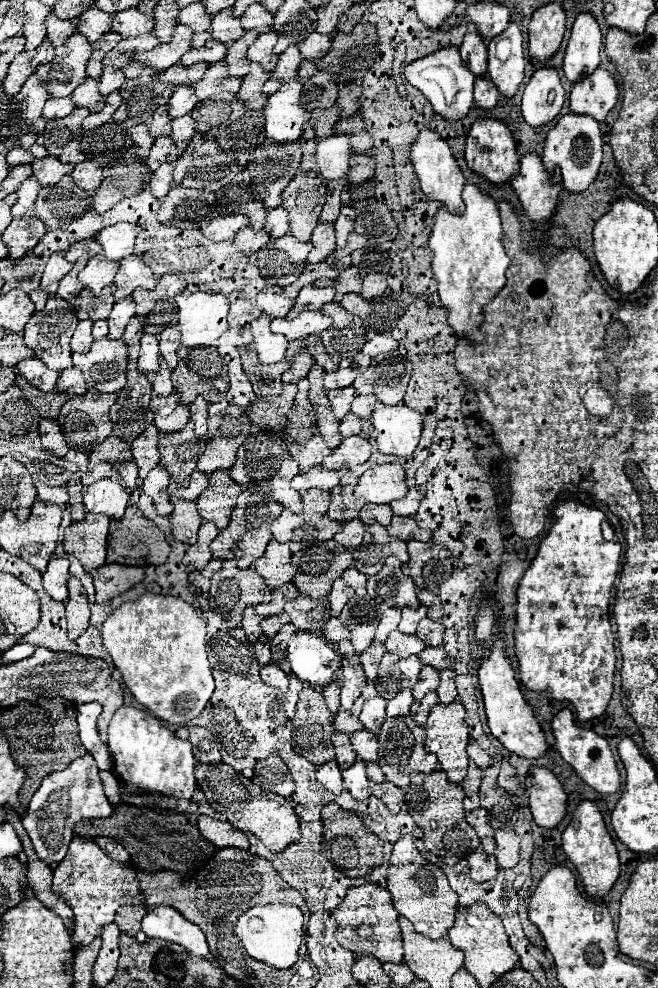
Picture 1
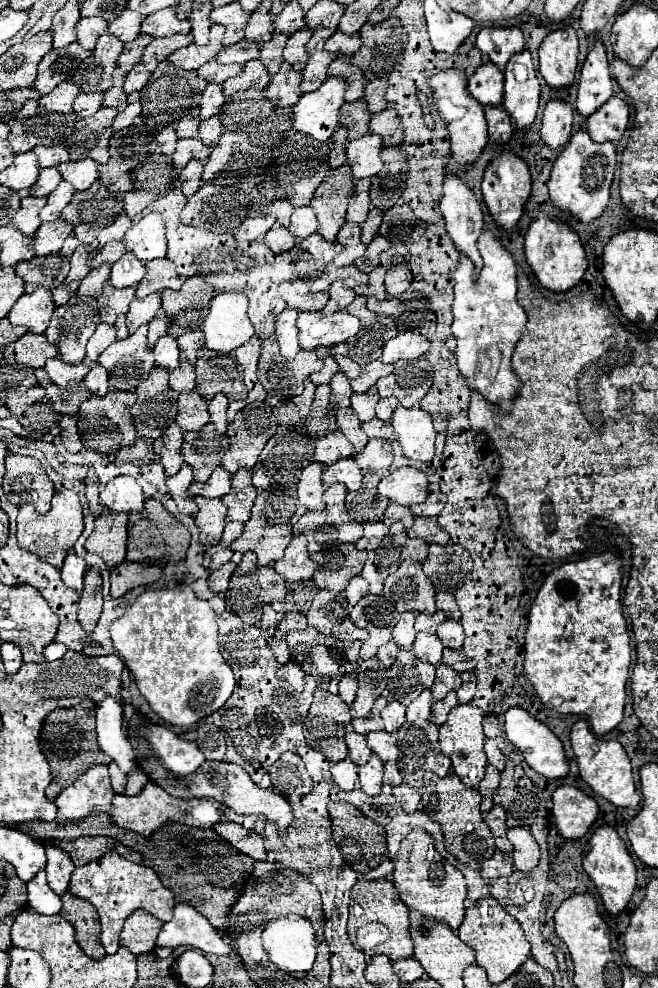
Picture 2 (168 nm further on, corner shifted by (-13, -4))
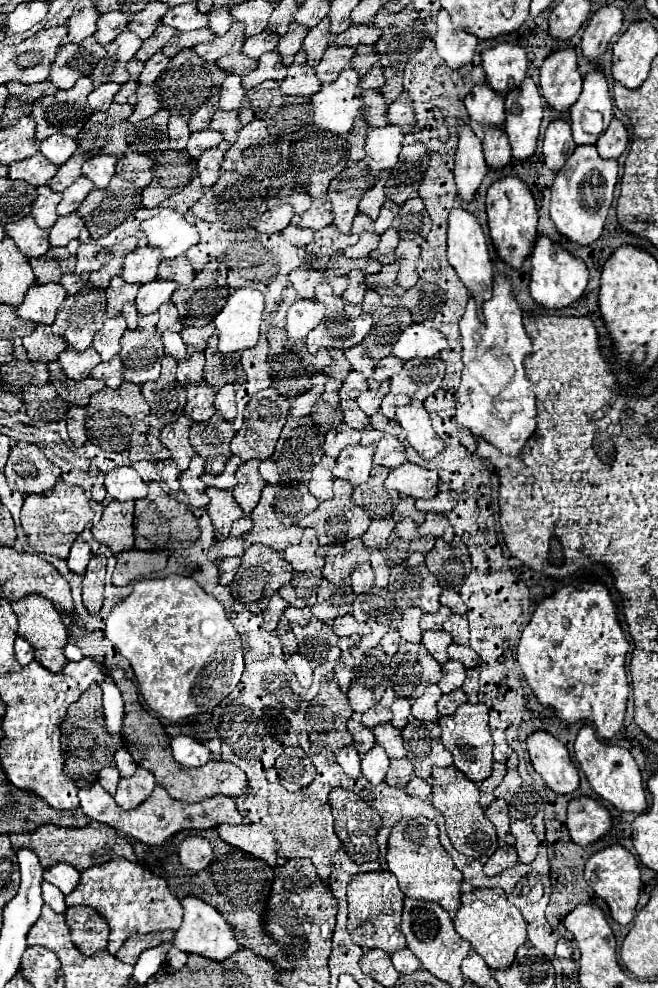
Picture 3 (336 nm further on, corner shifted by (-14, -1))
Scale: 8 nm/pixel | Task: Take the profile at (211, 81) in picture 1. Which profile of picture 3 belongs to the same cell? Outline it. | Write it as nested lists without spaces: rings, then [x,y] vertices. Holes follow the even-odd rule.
[[[276,51],[272,53],[264,53],[258,59],[258,67],[254,71],[250,71],[248,75],[242,77],[242,83],[246,89],[252,89],[256,85],[260,85],[266,79],[274,79],[274,81],[282,81],[286,77],[286,67],[282,65],[280,55],[276,55]]]

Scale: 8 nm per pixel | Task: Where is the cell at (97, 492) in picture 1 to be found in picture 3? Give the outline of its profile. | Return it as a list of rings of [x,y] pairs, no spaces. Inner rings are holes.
[[[116,467],[106,475],[106,493],[118,501],[144,499],[146,483],[132,467]]]

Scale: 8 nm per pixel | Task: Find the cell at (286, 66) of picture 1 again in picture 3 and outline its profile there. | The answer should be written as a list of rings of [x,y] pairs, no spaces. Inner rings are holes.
[[[336,45],[328,47],[328,51],[324,51],[324,57],[320,59],[320,63],[314,67],[316,77],[322,81],[322,85],[334,81],[338,77],[338,73],[344,67],[348,67],[348,61],[352,59],[354,53],[356,51],[350,47],[336,47]]]

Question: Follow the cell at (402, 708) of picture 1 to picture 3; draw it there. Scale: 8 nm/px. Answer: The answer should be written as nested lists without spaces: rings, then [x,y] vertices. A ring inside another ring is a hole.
[[[430,685],[422,697],[412,701],[412,715],[420,721],[436,721],[438,719],[438,711],[436,711],[436,703],[442,697],[438,685]]]

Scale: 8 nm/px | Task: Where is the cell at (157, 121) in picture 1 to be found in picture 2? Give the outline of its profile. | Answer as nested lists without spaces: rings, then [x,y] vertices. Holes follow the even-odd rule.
[[[199,108],[189,110],[189,112],[177,122],[177,136],[179,136],[179,138],[193,138],[193,136],[197,136],[197,134],[199,134],[199,122],[201,122]]]

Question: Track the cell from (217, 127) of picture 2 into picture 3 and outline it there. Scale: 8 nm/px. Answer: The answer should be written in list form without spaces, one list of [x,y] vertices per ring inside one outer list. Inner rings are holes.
[[[218,109],[212,117],[212,123],[210,123],[210,129],[212,131],[218,131],[222,135],[222,139],[226,139],[228,143],[234,143],[236,141],[236,131],[240,129],[240,121],[238,121],[238,111],[232,109],[232,111],[222,111]]]

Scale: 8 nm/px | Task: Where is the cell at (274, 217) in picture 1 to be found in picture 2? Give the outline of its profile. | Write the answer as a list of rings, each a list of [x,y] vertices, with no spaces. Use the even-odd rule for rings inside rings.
[[[295,208],[293,216],[291,216],[291,224],[289,224],[289,232],[299,236],[299,238],[307,238],[317,230],[317,218],[315,216],[307,216],[311,208]]]

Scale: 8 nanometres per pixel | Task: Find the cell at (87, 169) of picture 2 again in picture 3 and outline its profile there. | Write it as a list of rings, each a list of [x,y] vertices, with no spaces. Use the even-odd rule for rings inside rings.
[[[96,155],[92,159],[86,159],[82,165],[82,175],[92,179],[94,189],[104,189],[114,175],[116,161],[116,155]]]

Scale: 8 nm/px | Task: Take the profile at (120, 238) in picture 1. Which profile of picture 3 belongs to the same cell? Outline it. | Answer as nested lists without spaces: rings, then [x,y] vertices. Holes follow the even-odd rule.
[[[160,209],[154,217],[140,223],[140,231],[146,243],[156,247],[164,259],[174,259],[198,243],[198,231],[174,209]]]

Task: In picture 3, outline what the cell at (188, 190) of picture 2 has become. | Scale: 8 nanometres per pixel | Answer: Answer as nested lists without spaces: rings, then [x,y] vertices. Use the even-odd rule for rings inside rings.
[[[218,147],[218,149],[208,149],[200,155],[200,159],[196,161],[196,173],[198,173],[198,179],[202,181],[202,187],[208,189],[216,183],[216,179],[222,175],[220,171],[220,161],[224,157],[224,151]]]

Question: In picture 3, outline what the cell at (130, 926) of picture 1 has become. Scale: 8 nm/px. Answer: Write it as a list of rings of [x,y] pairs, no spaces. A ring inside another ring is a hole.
[[[156,931],[156,935],[130,935],[124,945],[118,949],[116,959],[134,965],[140,957],[140,953],[148,947],[156,947],[162,941],[170,941],[174,935],[174,931]]]

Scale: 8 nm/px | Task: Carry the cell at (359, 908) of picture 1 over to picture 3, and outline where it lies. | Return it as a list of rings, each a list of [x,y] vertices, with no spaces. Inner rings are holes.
[[[372,871],[354,875],[348,885],[348,931],[352,941],[362,949],[382,949],[388,955],[406,947],[406,939],[400,933],[404,893],[398,887],[396,877],[390,871]]]

